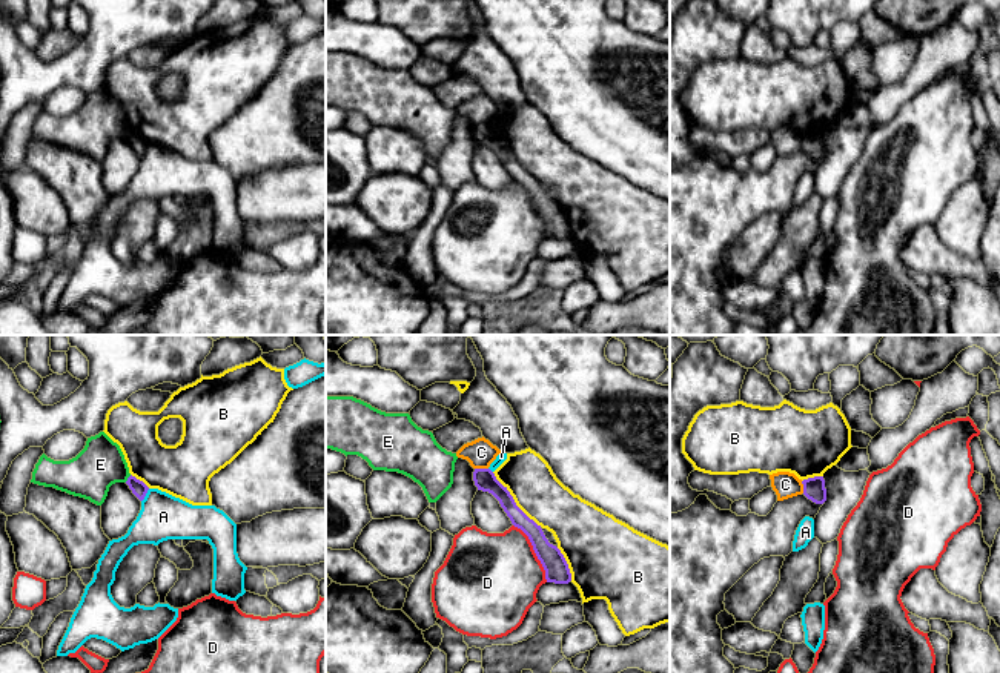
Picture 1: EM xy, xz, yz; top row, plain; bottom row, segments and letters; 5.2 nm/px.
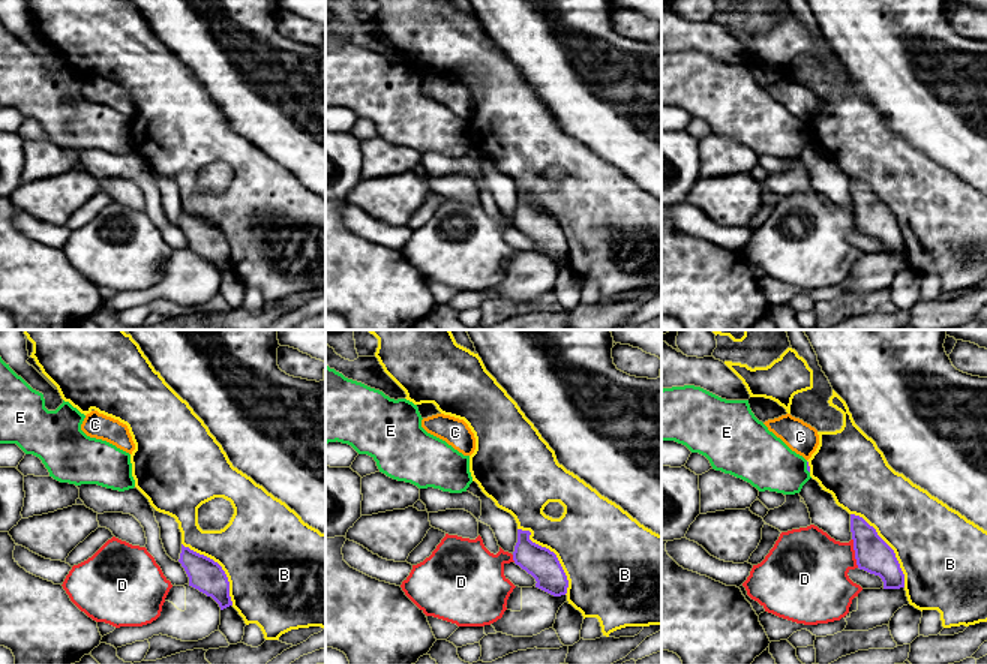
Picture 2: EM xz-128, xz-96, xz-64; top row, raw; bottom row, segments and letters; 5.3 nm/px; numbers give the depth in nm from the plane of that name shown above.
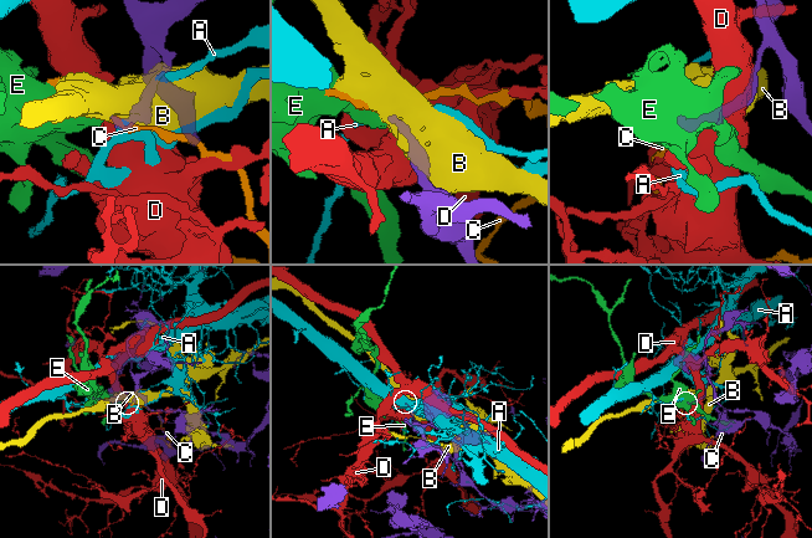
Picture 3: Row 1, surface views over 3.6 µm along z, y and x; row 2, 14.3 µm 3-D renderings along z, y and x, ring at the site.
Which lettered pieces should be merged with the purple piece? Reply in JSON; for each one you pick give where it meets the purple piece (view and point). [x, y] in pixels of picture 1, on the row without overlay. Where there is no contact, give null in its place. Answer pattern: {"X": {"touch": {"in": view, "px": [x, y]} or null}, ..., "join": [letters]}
{"join": []}

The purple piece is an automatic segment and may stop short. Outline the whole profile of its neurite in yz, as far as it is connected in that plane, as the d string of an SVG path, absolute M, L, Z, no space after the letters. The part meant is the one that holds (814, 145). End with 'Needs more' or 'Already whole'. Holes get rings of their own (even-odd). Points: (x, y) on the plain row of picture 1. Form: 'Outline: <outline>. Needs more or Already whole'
Outline: M814 132L802 137L803 151L816 160L826 157L826 144L823 132Z. Already whole

